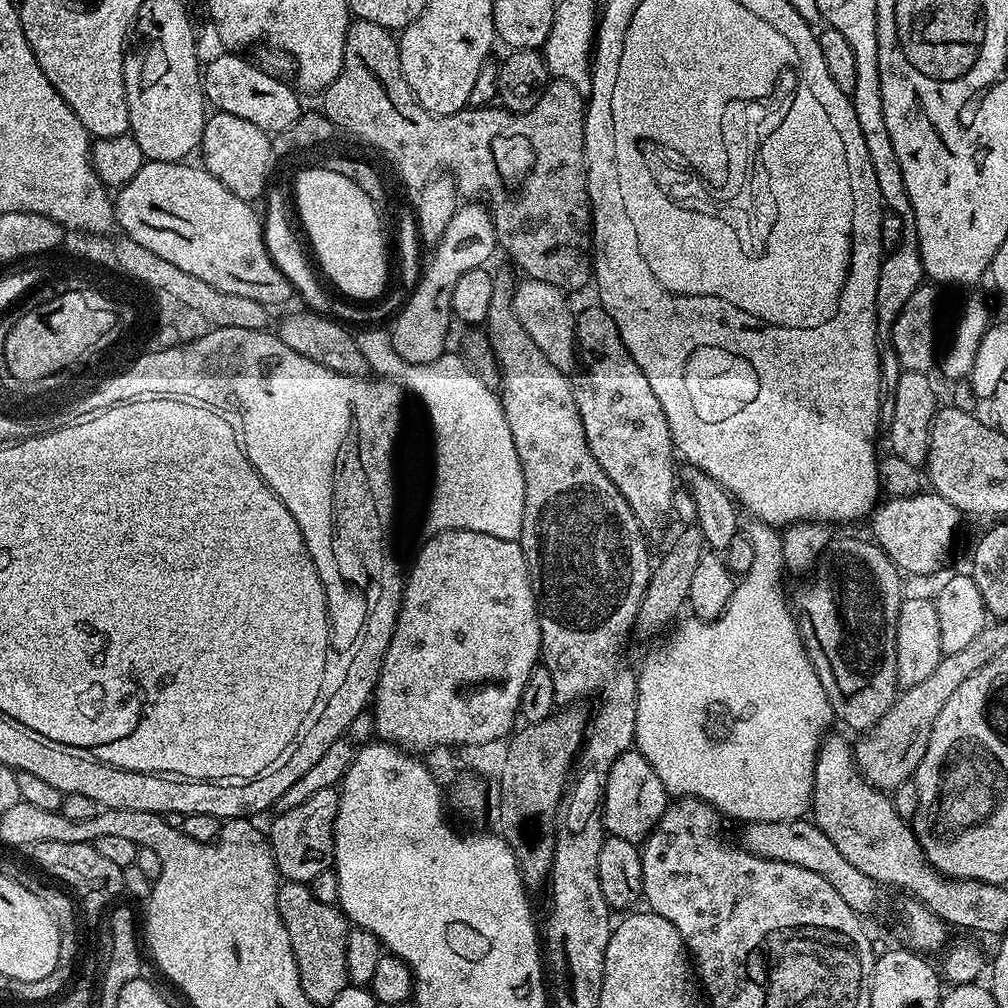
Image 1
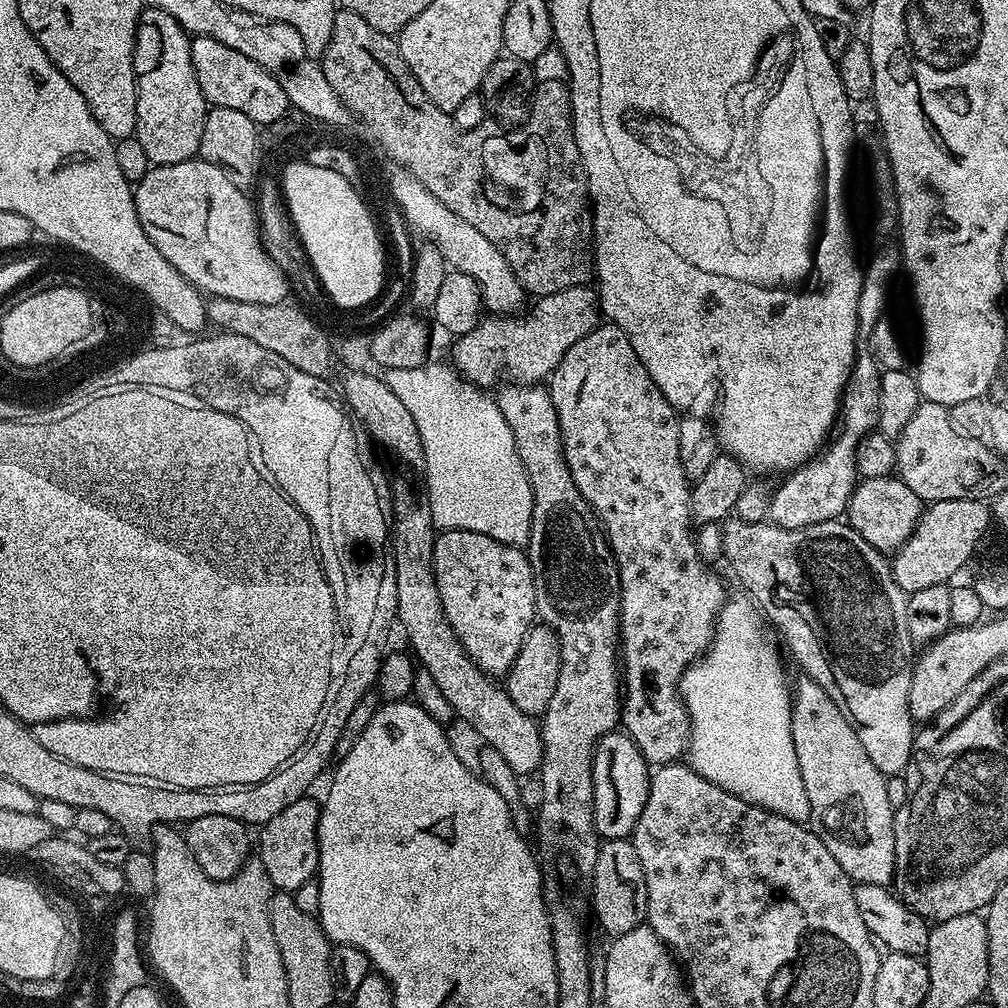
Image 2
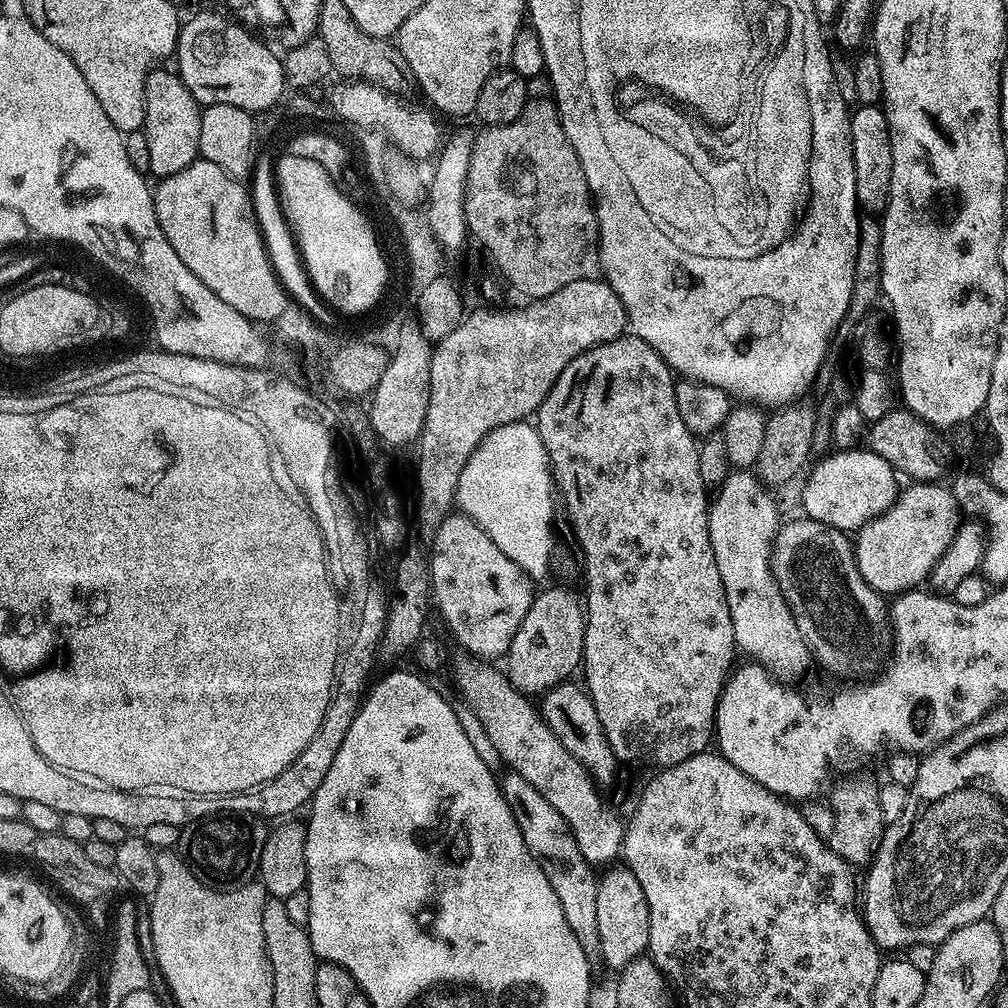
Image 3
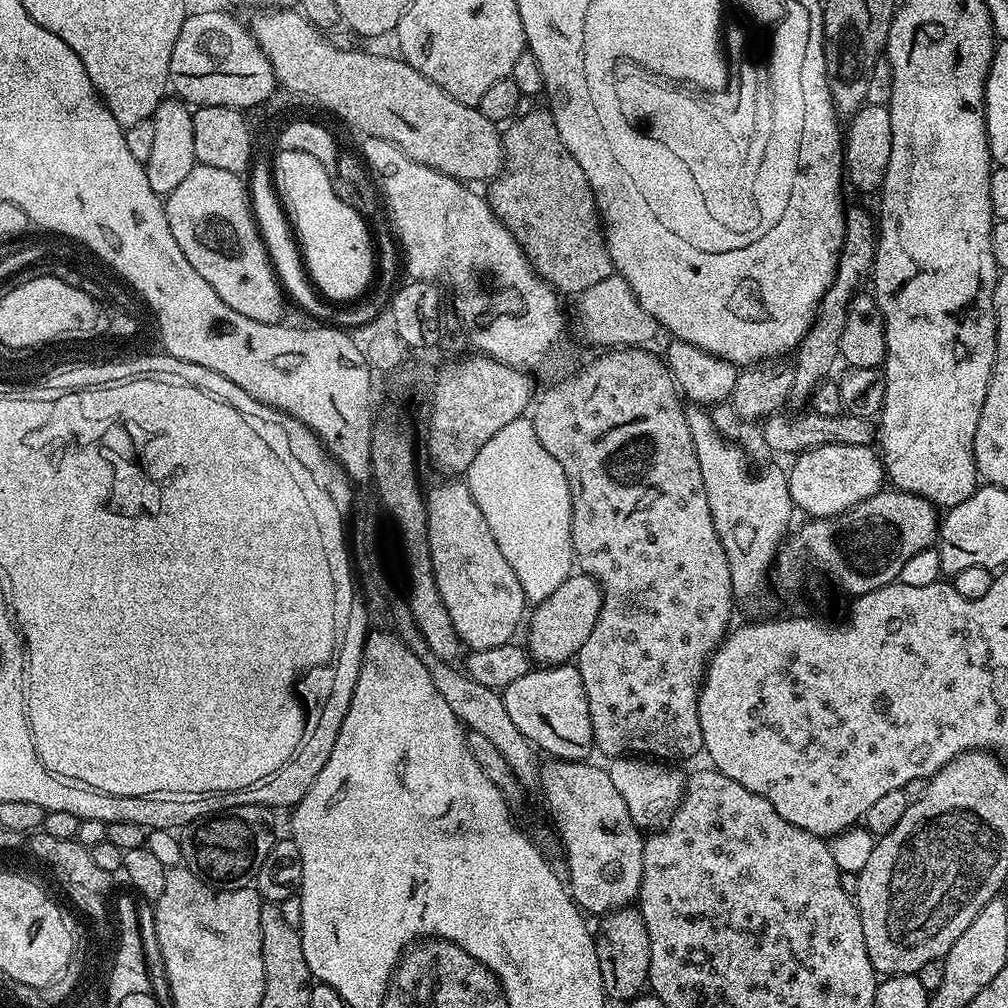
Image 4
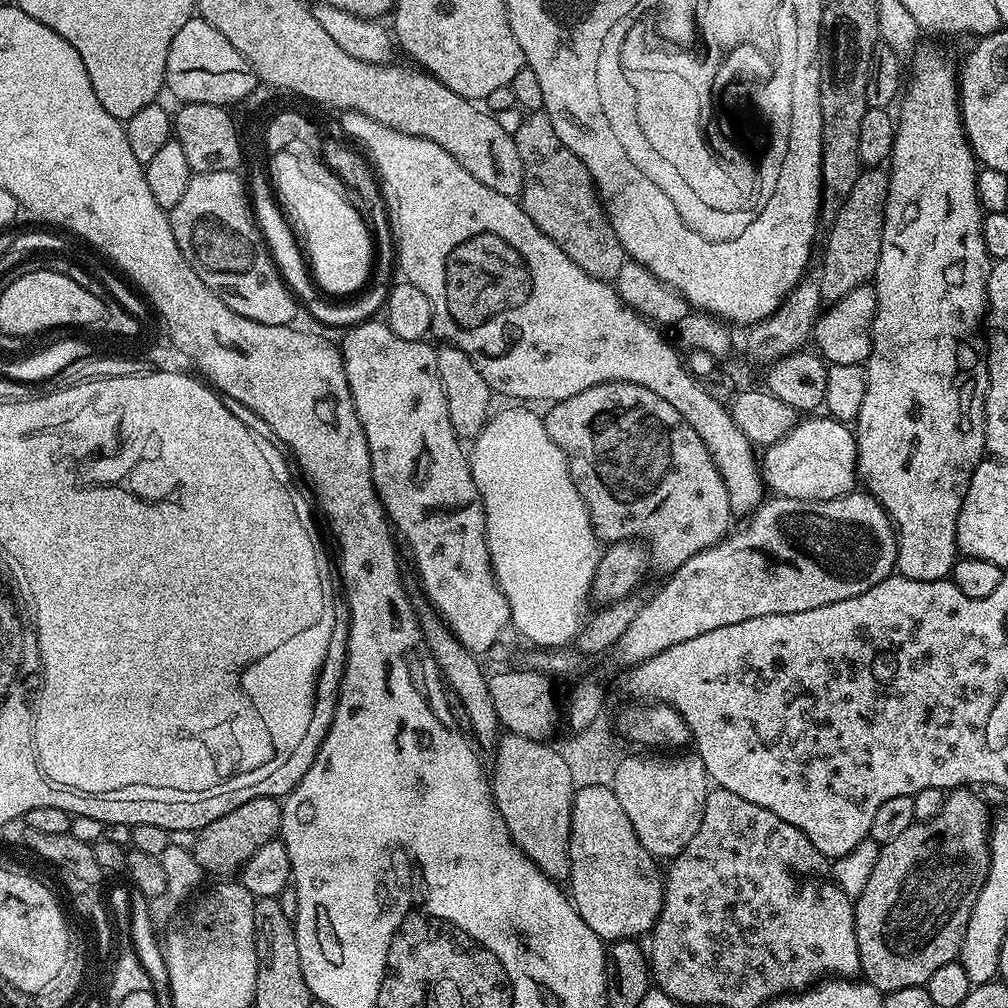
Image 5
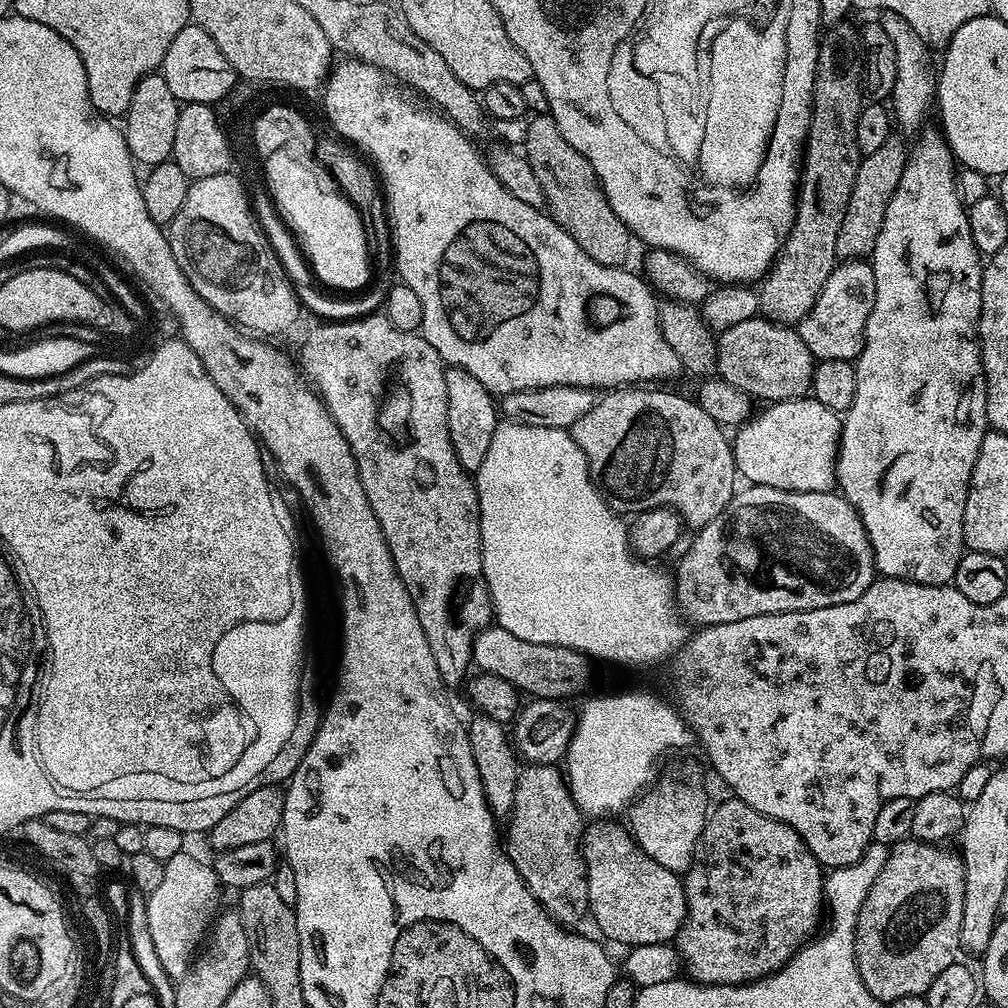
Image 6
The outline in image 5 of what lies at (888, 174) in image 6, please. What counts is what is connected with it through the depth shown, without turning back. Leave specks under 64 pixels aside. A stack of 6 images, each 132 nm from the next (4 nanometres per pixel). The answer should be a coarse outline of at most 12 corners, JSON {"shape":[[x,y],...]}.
{"shape":[[861,171],[827,225],[820,299],[869,283],[888,172]]}

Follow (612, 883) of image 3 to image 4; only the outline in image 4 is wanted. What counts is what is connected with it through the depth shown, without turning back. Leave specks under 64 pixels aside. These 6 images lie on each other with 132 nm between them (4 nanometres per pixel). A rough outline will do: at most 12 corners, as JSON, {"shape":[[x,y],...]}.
{"shape":[[639,907],[607,913],[595,933],[605,997],[645,991],[650,934]]}

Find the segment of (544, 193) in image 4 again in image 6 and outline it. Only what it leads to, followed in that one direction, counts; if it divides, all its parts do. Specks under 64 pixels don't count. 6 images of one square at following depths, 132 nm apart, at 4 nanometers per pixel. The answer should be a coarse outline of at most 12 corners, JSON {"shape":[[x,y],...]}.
{"shape":[[533,115],[522,152],[552,219],[594,262],[625,267],[634,237],[594,166]]}

